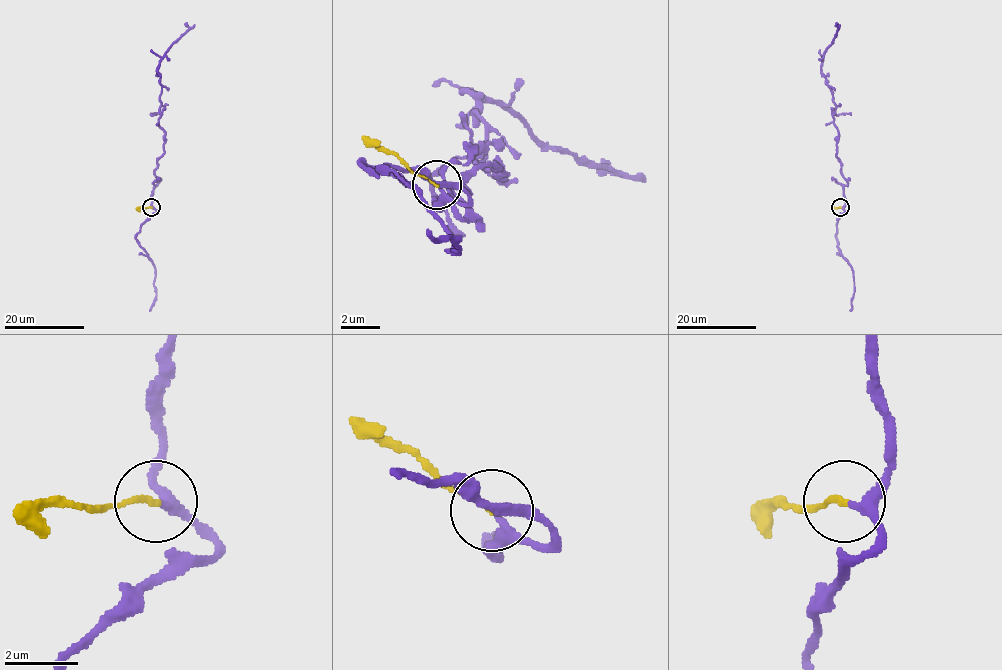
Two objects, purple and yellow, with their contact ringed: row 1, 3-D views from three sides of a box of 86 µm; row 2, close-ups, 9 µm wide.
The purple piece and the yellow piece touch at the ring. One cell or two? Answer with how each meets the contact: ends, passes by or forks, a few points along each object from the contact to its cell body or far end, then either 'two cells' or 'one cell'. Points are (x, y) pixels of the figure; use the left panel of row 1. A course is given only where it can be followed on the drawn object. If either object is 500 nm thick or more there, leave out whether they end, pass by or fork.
purple passes by; yellow ends; course purple (151, 207), (165, 131), (158, 125), (157, 65), (195, 24); course yellow (151, 207), (135, 209); one cell

